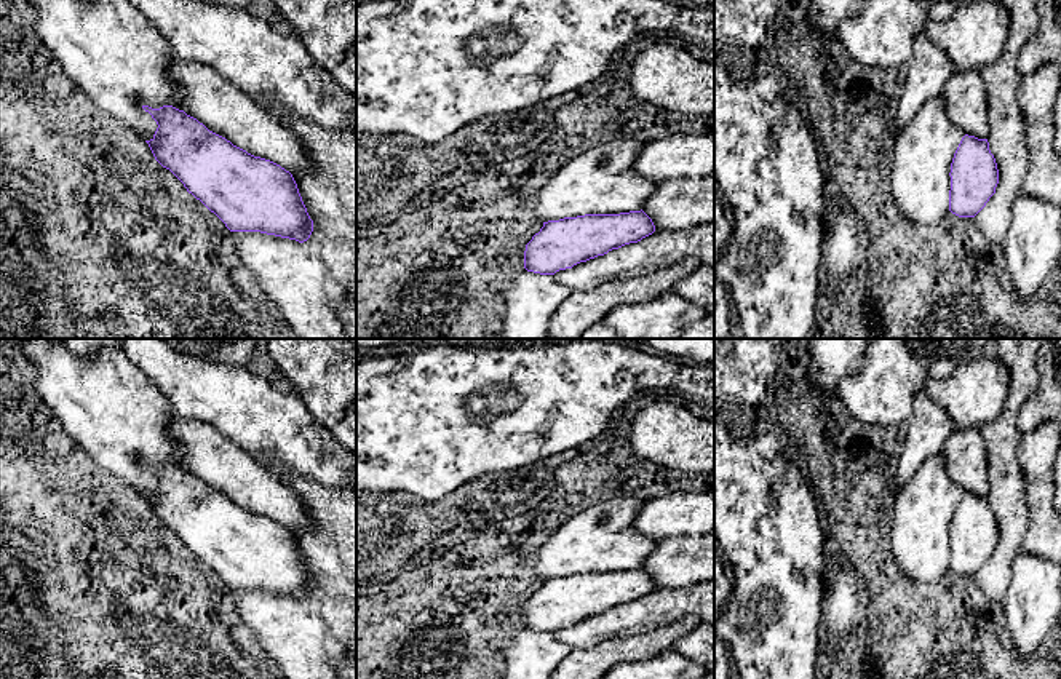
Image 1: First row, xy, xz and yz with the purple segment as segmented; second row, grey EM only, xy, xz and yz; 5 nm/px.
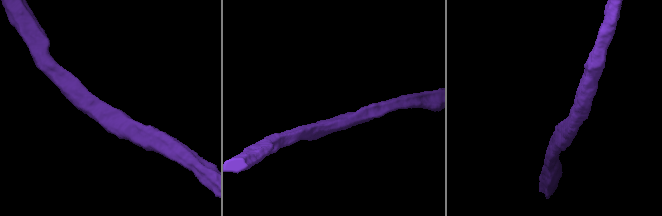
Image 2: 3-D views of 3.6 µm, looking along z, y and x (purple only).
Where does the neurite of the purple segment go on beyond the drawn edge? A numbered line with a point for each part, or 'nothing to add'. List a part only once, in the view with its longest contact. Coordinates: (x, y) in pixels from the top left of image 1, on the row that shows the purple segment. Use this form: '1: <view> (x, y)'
1: xz (600, 181)

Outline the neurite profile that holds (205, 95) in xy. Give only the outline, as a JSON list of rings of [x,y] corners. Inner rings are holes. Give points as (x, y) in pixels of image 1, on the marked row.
[[[203,0],[129,2],[161,34],[174,53],[166,73],[177,88],[177,101],[184,107],[184,112],[233,145],[254,157],[270,160],[291,174],[297,174],[310,168],[310,157],[305,153],[300,137],[281,123],[283,118],[299,117],[308,123],[320,125],[326,131],[356,133],[356,93],[350,93],[336,81],[334,77],[312,58],[296,34],[281,35],[270,22],[252,16],[246,10]]]

